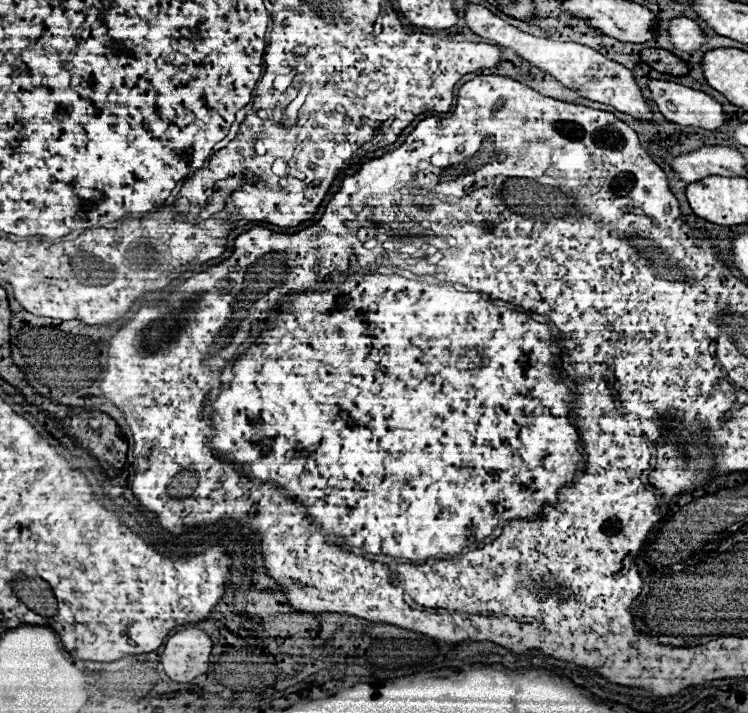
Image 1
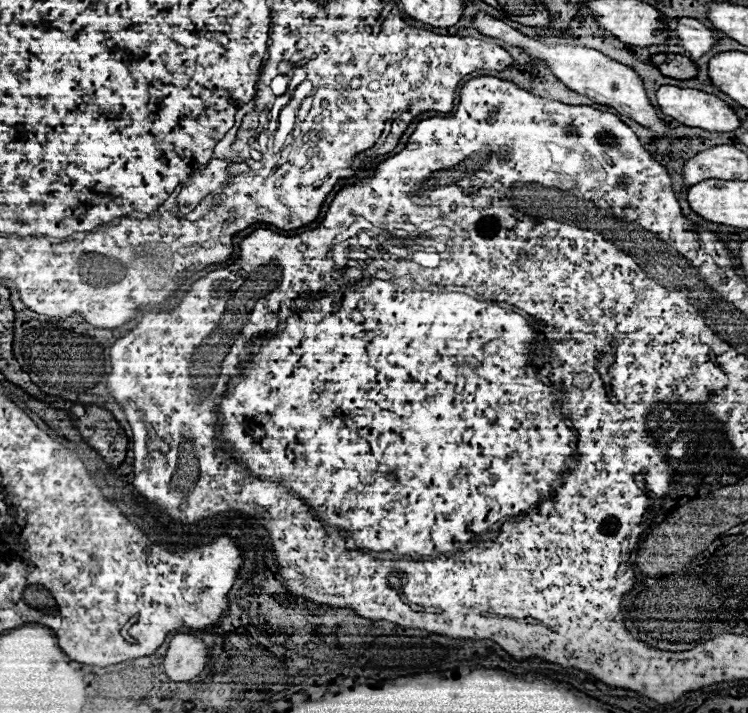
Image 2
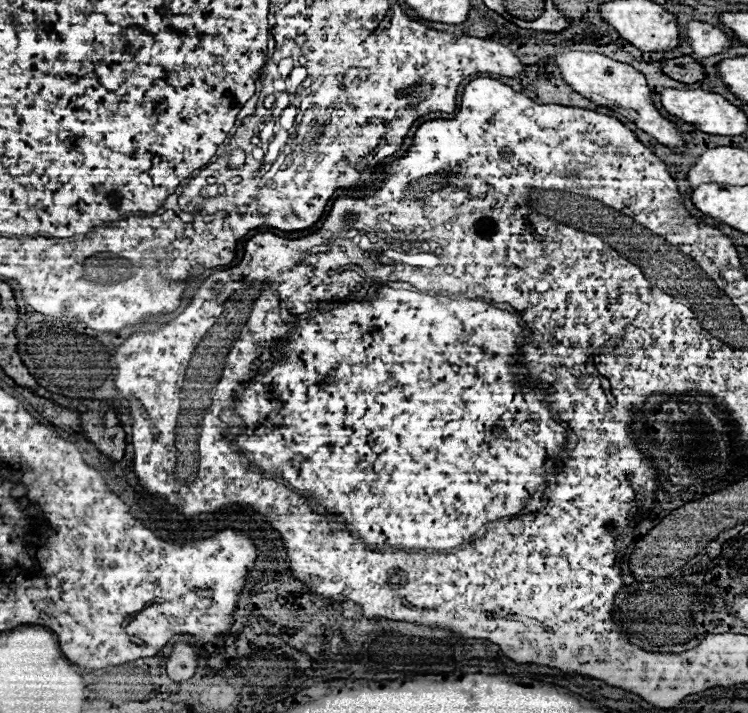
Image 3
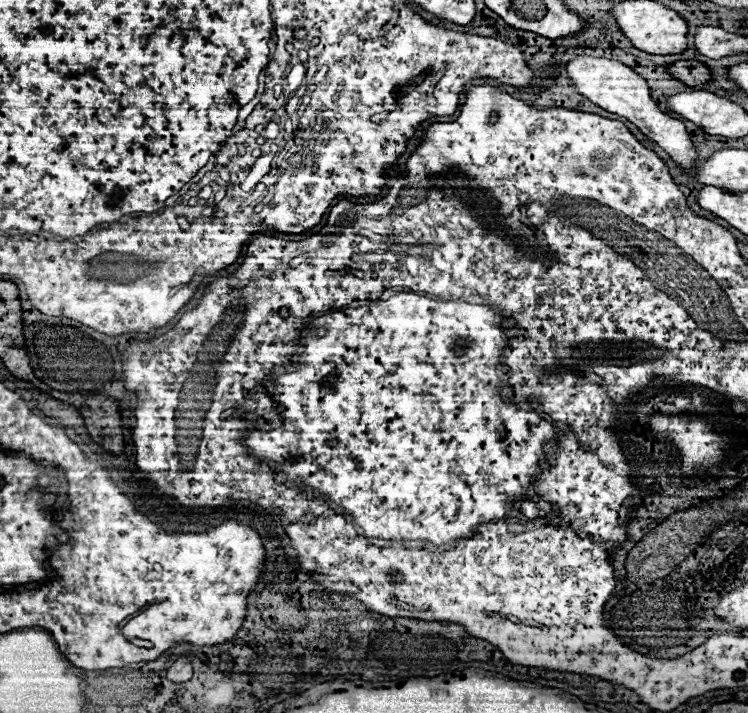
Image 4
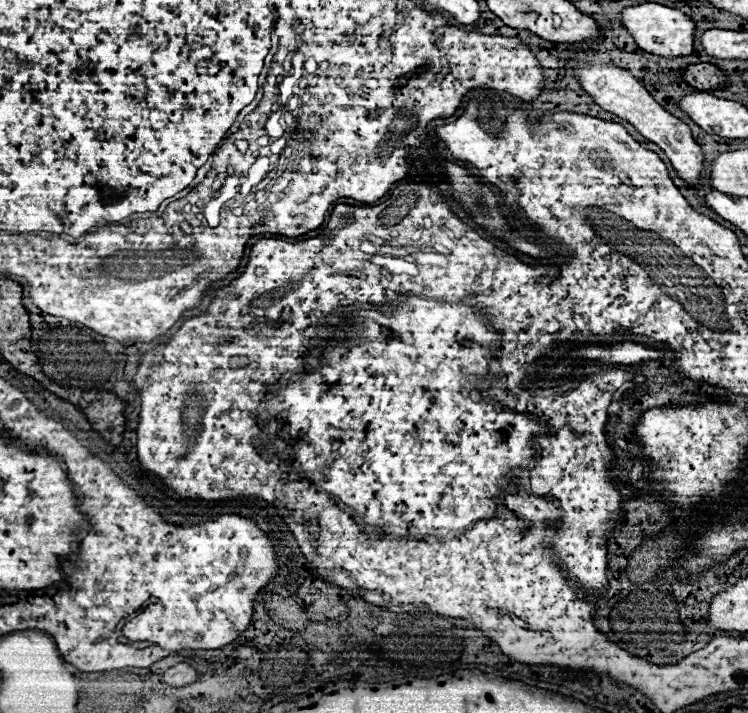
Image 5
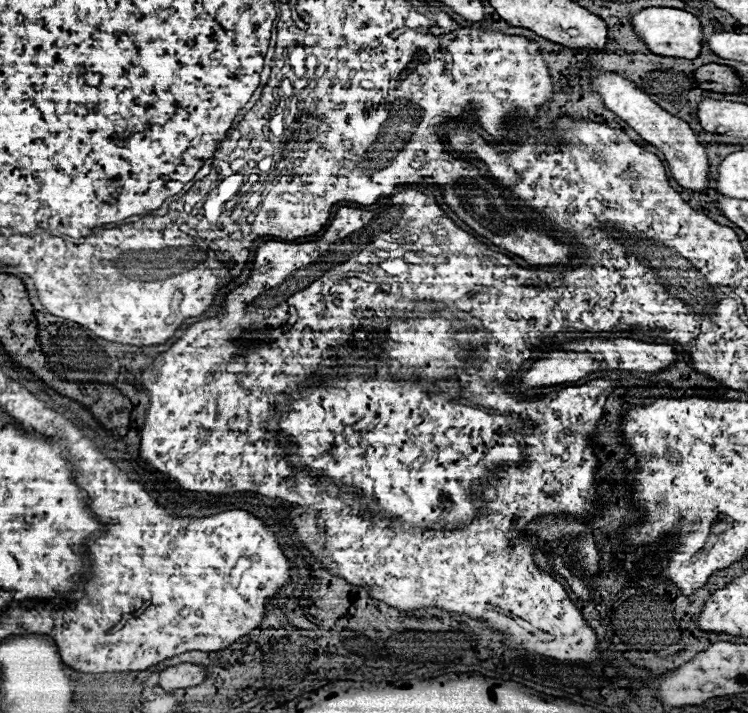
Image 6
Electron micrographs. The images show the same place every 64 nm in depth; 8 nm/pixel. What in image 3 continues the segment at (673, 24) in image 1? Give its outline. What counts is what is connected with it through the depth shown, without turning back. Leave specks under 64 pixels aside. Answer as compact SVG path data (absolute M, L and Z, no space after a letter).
M690 22L684 26L684 32L694 48L694 58L708 58L726 52L732 46L732 40L726 32L704 22Z

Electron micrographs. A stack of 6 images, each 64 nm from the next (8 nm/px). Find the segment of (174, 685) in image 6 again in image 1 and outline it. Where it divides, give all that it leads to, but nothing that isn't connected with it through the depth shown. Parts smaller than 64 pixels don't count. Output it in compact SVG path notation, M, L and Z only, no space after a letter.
M188 628L168 638L162 666L174 682L192 682L208 670L212 642L204 630Z

